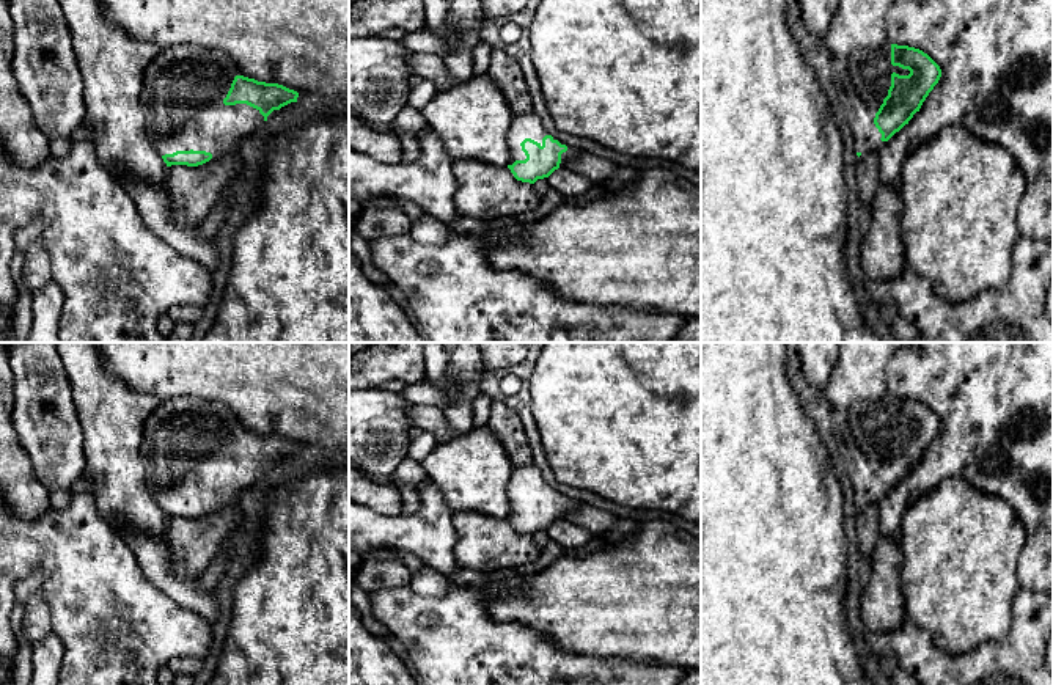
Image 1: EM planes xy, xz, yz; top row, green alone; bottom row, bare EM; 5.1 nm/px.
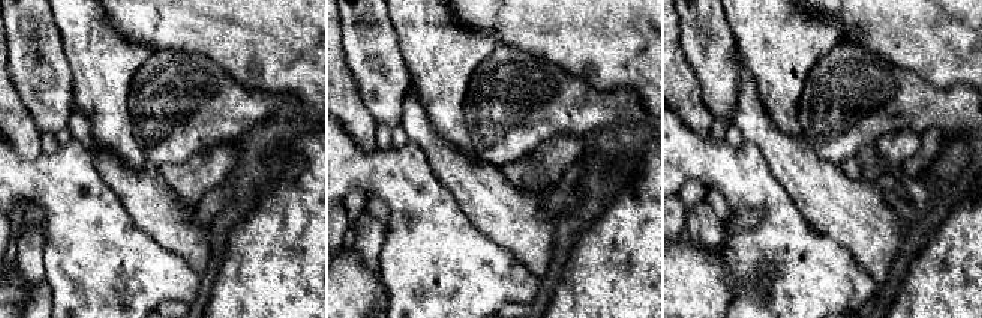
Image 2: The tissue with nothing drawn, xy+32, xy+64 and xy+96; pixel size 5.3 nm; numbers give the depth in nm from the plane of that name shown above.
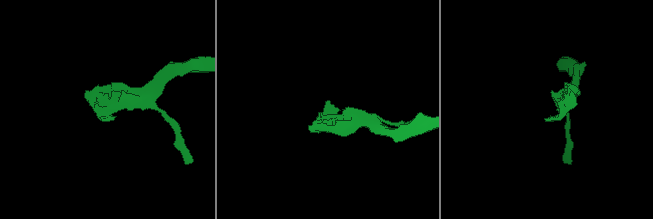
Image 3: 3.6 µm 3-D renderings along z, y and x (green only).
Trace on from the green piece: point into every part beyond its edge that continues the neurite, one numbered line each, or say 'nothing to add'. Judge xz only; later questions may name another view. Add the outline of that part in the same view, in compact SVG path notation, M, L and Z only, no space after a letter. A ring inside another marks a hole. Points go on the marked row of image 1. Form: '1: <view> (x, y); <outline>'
1: xz (524, 126); M528 112L526 115L514 116L511 129L508 132L508 143L509 143L509 149L511 149L511 160L508 165L512 165L515 160L526 159L526 156L520 146L520 143L525 138L531 138L542 146L542 138L545 135L549 135L549 132L542 126L541 118L538 115L534 115L533 112Z

